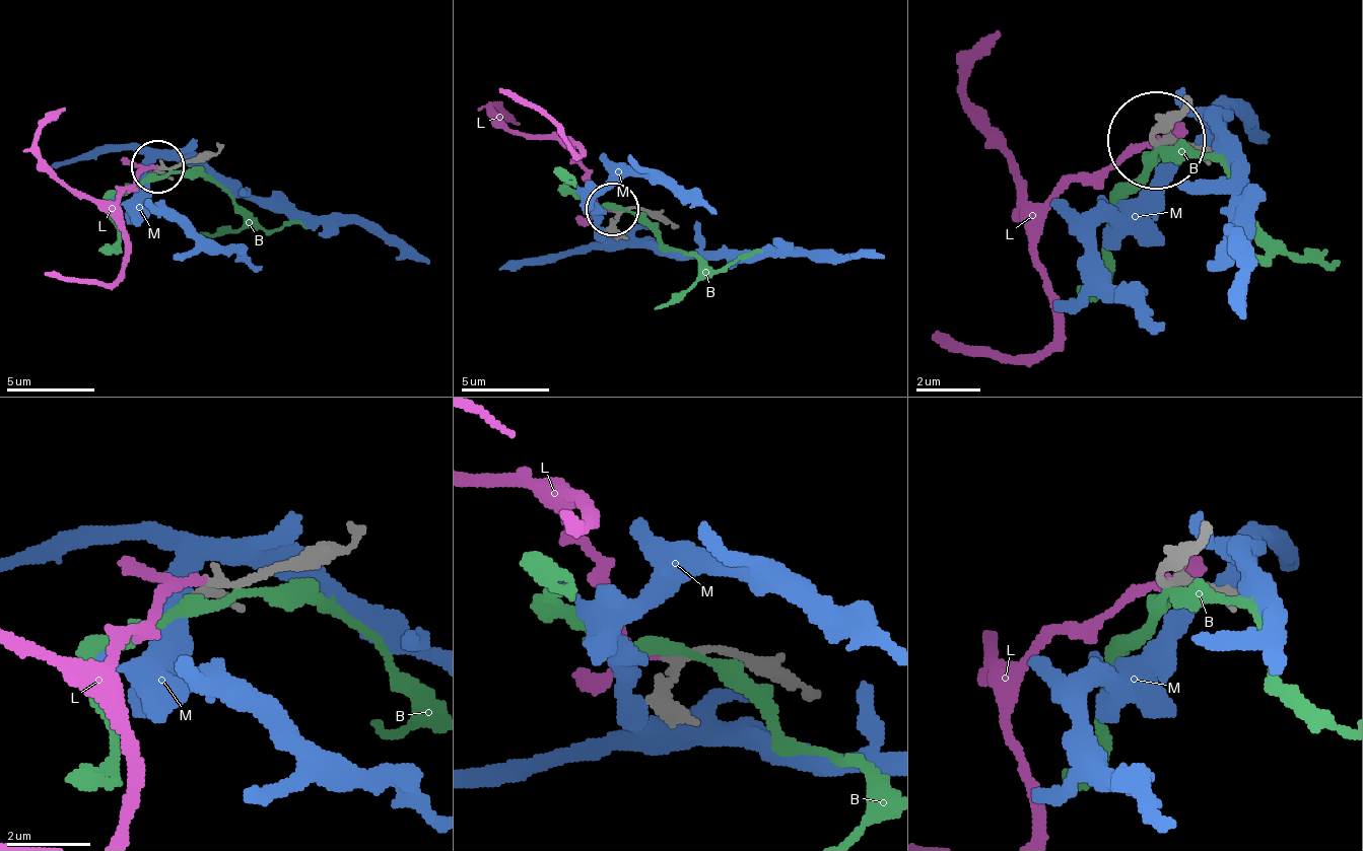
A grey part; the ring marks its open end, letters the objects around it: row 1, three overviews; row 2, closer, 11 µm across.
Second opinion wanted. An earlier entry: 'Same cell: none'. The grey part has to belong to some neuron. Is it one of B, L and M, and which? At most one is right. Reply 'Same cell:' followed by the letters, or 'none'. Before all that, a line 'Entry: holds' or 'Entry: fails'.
Entry: fails
Same cell: L

